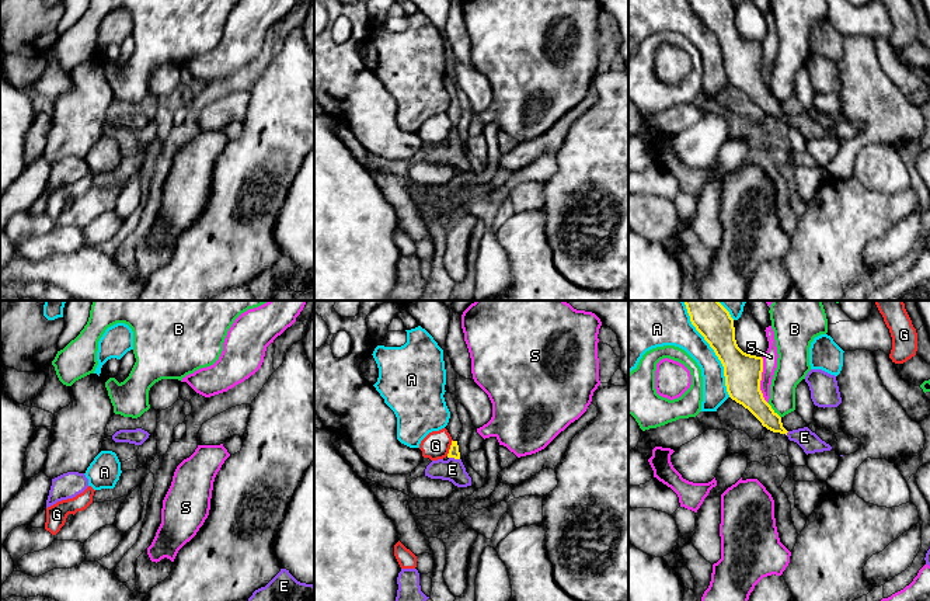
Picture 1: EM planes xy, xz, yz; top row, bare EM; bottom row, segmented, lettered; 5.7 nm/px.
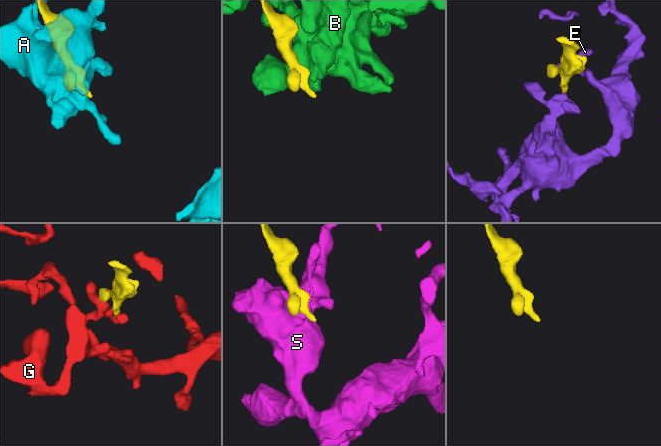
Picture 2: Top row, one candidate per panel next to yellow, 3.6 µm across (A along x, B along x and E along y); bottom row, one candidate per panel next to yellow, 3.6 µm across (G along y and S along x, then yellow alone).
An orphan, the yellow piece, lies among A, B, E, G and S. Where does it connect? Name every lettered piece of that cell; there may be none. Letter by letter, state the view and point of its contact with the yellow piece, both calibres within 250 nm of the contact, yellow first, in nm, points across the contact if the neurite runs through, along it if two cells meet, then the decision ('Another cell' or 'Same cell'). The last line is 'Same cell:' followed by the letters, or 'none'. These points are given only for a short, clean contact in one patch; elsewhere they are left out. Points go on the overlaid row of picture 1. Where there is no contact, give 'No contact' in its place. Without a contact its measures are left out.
A: Touches yellow at yz (711, 347). Thickness 220 nm (yellow) against 200 nm. Another cell
B: Touches yellow at yz (773, 410). Thickness 200 nm (yellow) against 170 nm. Another cell
E: Touches yellow at xz (455, 458). Thickness 60 nm (yellow) against 130 nm. Path across: xz (453, 452), (455, 458), (452, 469). Same cell
G: Touches yellow at xz (450, 448). Thickness 60 nm (yellow) against 160 nm. Another cell
S: Touches yellow at yz (760, 379). Thickness 220 nm (yellow) against 80 nm. Boundary: yz (760, 357), (760, 392), (767, 403). Another cell
Same cell: E

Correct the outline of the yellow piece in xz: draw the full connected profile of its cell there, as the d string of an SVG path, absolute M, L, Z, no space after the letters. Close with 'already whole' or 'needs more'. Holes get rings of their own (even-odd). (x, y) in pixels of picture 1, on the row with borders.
M452 441L447 458L447 461L432 461L425 469L425 476L431 479L449 480L457 487L471 486L471 477L466 472L460 459L457 441Z; needs more

